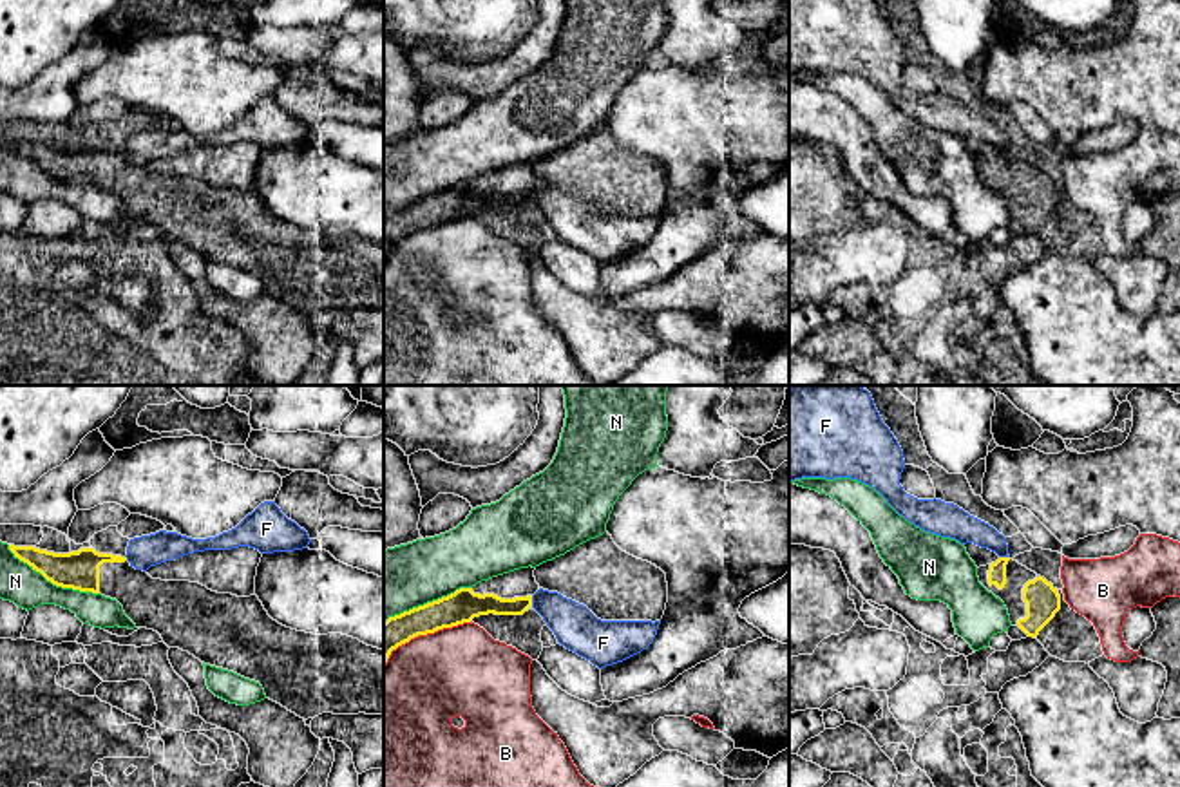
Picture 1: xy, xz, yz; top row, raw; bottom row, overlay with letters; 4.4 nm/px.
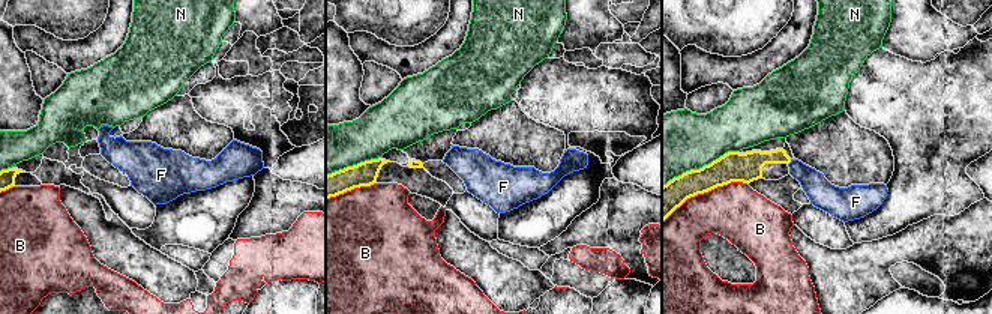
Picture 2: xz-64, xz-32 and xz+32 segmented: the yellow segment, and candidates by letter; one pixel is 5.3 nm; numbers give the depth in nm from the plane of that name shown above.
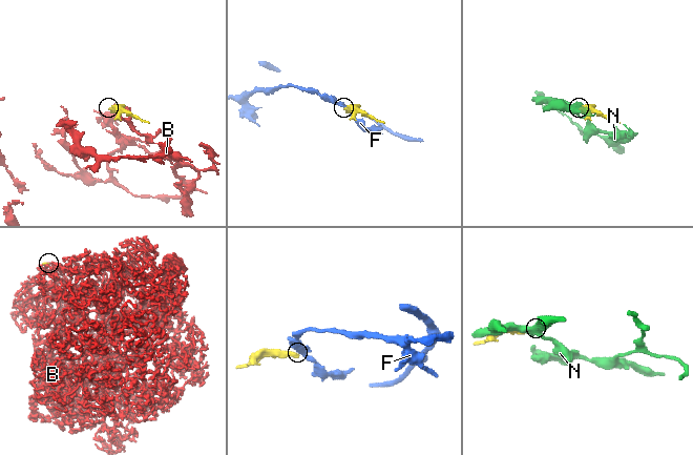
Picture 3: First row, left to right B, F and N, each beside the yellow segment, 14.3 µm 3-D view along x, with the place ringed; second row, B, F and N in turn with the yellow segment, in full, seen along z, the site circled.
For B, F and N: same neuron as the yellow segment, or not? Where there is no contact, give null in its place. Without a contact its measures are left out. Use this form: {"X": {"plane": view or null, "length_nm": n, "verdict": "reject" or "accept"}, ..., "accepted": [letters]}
{"B": {"plane": "xz", "length_nm": 440, "verdict": "reject"}, "F": {"plane": "xz", "length_nm": 50, "verdict": "reject"}, "N": {"plane": "xy", "length_nm": 460, "verdict": "reject"}, "accepted": []}

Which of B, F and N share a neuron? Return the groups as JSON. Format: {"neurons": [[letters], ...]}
{"neurons": [["B"], ["F"], ["N"]]}

